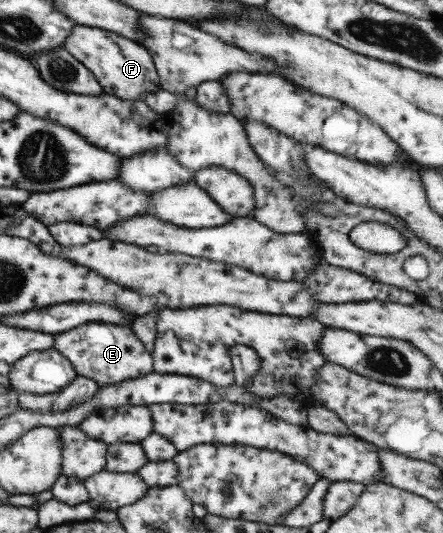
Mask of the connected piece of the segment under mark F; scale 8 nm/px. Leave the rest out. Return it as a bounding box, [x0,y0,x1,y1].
[62,25,160,100]

